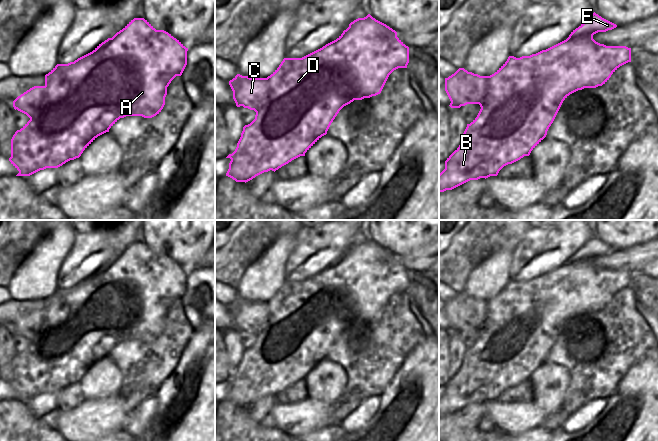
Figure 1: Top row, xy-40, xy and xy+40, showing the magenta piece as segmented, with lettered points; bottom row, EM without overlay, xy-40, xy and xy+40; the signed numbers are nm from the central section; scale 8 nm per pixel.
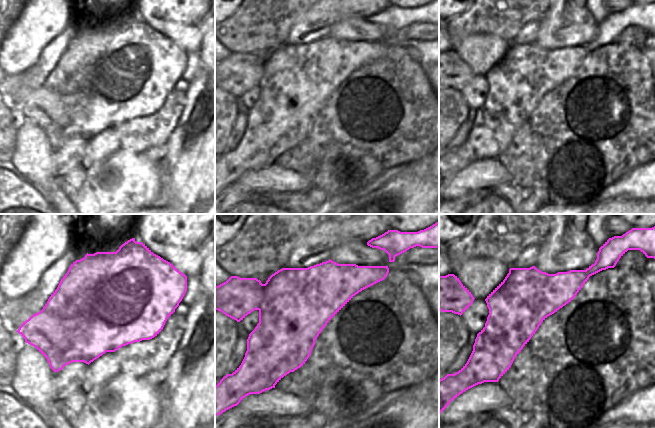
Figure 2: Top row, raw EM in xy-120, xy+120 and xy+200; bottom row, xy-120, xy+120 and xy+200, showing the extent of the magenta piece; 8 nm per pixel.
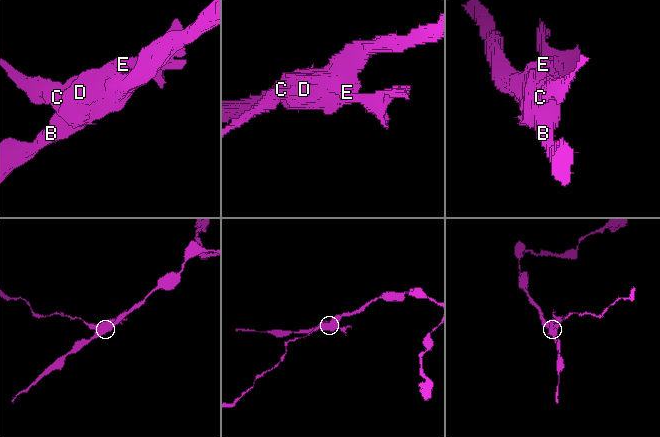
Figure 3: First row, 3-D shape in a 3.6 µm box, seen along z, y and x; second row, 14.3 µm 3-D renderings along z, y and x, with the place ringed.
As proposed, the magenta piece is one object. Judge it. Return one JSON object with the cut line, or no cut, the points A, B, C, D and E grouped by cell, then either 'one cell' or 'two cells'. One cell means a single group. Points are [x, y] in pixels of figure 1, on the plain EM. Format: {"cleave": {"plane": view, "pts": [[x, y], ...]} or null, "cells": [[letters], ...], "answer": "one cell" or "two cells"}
{"cleave": {"plane": "xy", "pts": [[268, 303], [266, 323], [262, 322], [259, 327], [240, 329]]}, "cells": [["A", "B", "D", "E"], ["C"]], "answer": "two cells"}

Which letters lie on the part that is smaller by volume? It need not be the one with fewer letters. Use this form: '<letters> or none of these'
C

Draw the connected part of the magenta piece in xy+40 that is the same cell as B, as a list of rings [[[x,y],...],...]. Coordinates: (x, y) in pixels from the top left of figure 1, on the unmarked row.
[[[594,236],[573,254],[566,264],[530,280],[509,280],[507,285],[489,300],[487,319],[480,328],[481,333],[477,341],[467,348],[459,371],[445,385],[445,393],[439,398],[439,416],[452,414],[470,404],[497,400],[504,390],[529,380],[546,361],[563,325],[570,318],[584,312],[602,310],[620,290],[631,286],[631,272],[606,270],[593,263],[594,258],[616,251],[616,248]]]

